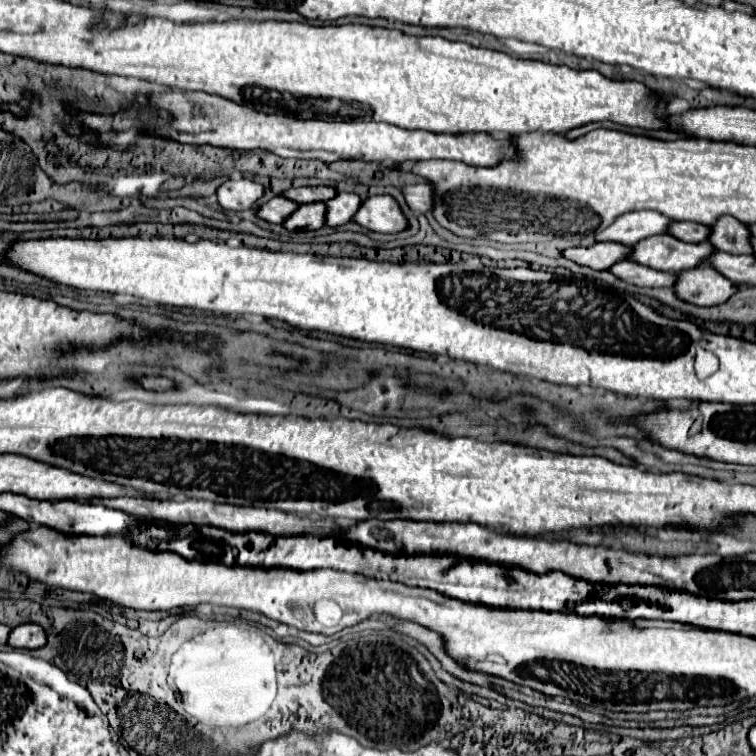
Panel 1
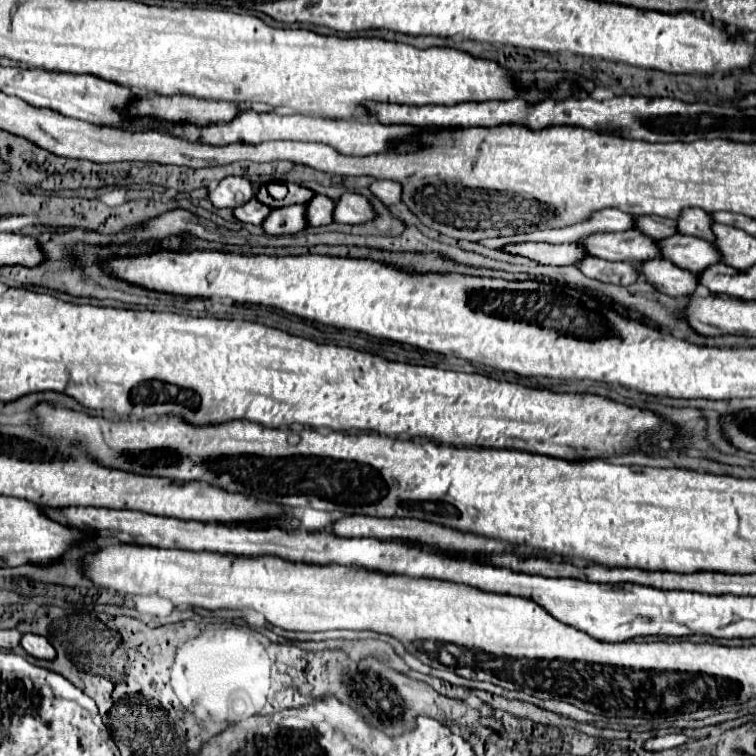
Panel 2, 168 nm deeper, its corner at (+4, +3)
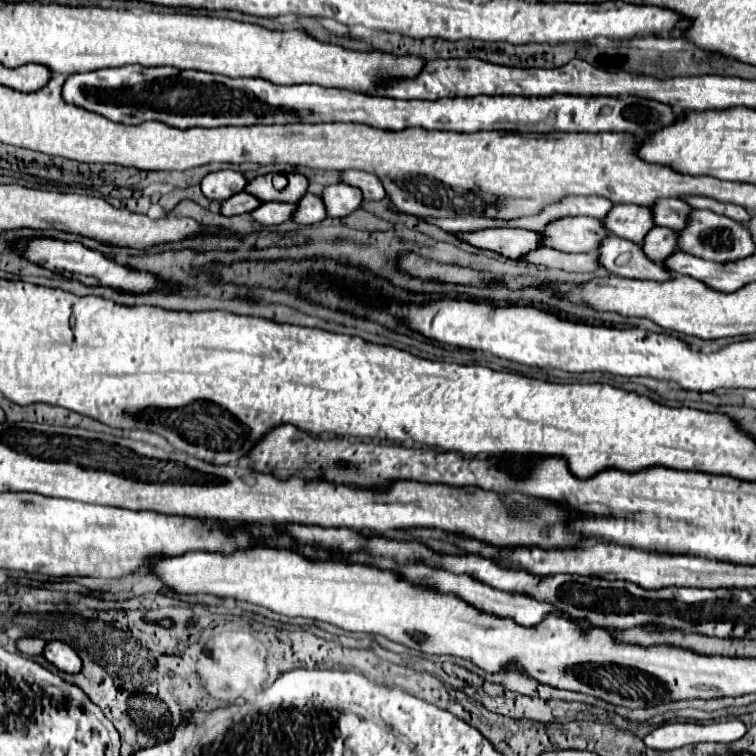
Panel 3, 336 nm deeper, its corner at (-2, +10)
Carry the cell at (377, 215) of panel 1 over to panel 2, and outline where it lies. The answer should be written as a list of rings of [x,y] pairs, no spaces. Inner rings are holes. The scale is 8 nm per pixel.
[[[345,193],[339,197],[337,207],[335,207],[335,221],[339,223],[349,223],[349,225],[359,225],[373,221],[377,217],[371,201],[365,195],[357,193]]]

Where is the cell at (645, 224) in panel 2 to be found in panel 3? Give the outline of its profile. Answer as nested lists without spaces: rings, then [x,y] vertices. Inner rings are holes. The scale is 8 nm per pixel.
[[[613,206],[603,218],[603,226],[625,240],[643,242],[643,236],[653,228],[653,214],[647,206]]]

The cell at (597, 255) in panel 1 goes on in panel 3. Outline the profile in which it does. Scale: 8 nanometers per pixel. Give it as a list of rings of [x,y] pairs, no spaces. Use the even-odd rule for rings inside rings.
[[[485,228],[469,234],[455,234],[461,242],[467,242],[481,250],[491,250],[507,258],[519,260],[529,250],[541,246],[541,238],[535,232],[521,228]]]

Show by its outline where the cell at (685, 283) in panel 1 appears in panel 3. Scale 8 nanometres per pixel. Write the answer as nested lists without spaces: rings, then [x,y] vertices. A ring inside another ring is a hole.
[[[609,234],[601,240],[601,244],[597,248],[597,262],[609,274],[615,274],[621,278],[661,282],[671,276],[671,272],[665,270],[663,264],[649,260],[643,254],[639,244],[629,242],[625,238],[617,238],[613,234]]]

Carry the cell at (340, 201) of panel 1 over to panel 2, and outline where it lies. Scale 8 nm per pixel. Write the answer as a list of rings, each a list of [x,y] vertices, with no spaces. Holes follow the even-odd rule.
[[[315,195],[307,203],[307,221],[313,227],[319,225],[329,225],[333,221],[333,211],[335,211],[335,201],[327,195]]]

